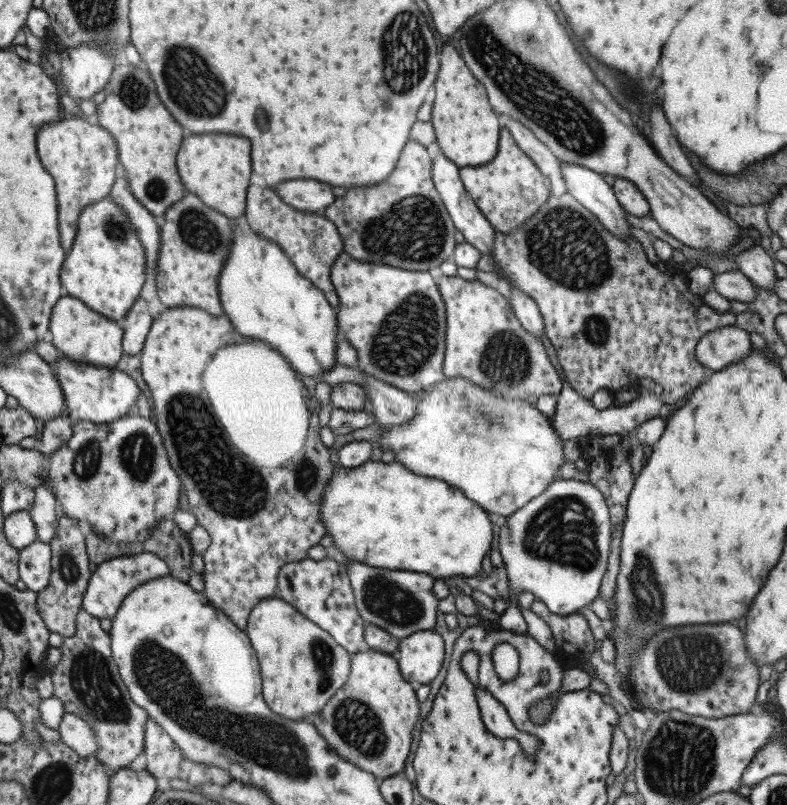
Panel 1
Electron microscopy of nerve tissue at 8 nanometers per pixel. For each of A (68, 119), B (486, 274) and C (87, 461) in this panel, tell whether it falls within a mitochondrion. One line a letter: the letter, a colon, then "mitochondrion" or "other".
A: other
B: other
C: mitochondrion

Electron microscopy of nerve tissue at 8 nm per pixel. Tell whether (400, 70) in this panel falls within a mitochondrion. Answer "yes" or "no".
yes

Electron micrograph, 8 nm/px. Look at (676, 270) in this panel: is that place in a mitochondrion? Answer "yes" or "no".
no

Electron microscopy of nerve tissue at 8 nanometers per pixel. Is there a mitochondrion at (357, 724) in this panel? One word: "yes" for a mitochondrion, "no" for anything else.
yes

